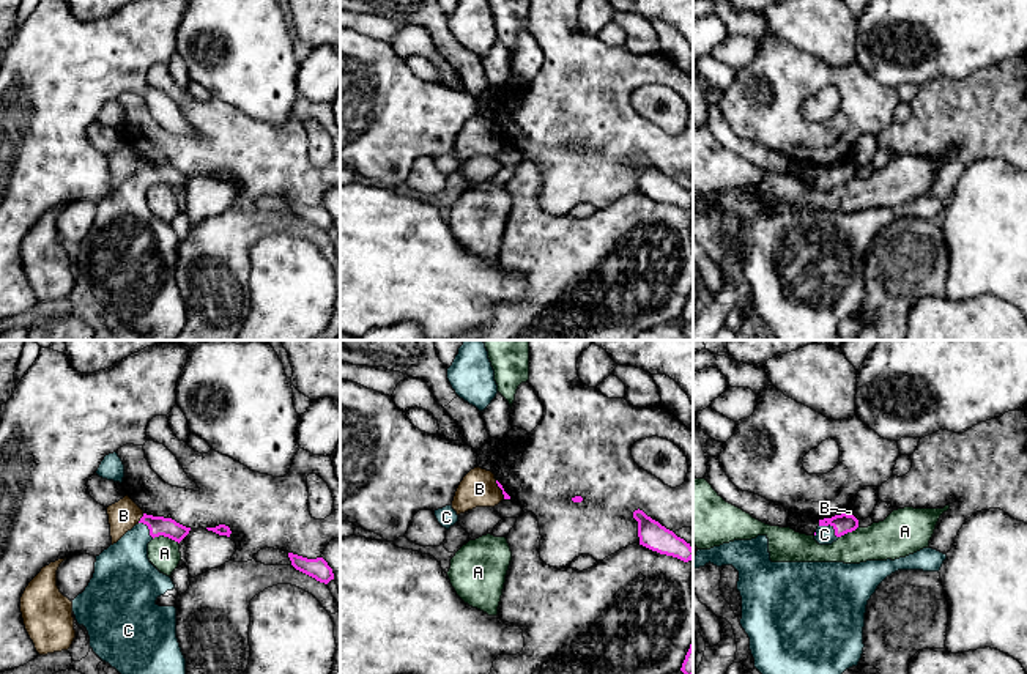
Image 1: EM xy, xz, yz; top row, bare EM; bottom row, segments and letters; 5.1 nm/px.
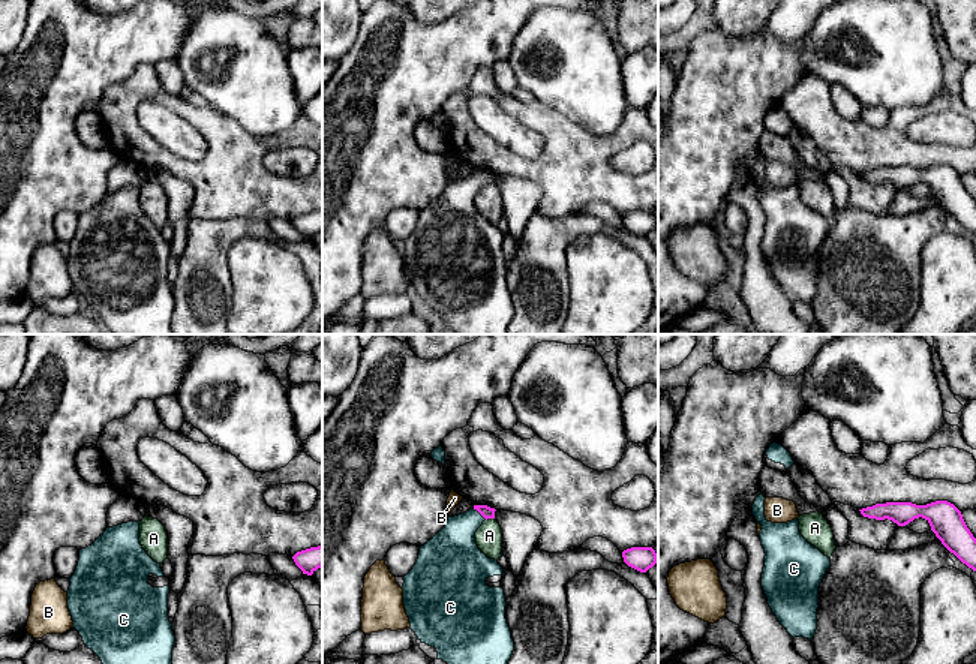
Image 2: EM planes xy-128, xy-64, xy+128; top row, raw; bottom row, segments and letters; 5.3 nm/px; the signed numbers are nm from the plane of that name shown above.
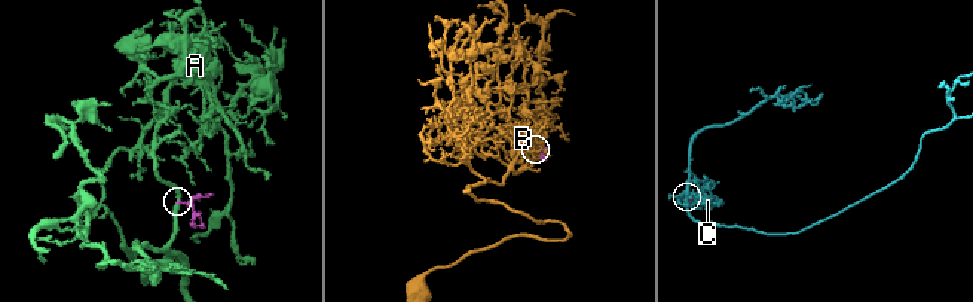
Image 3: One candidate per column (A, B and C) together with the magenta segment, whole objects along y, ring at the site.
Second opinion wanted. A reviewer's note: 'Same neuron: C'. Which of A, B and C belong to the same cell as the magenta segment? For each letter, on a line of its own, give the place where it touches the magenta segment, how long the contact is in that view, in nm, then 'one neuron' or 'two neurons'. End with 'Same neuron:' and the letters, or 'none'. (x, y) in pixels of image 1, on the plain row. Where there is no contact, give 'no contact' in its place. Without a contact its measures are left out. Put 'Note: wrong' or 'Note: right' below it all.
A: xy (166, 183) | 140 nm | two neurons
B: xy (140, 166) | 60 nm | two neurons
C: yz (834, 175) | 140 nm | one neuron
Same neuron: C
Note: right

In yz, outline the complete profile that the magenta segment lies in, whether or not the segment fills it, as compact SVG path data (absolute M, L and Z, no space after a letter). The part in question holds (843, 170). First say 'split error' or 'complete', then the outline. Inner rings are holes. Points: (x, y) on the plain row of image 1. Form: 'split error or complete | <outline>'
split error | M841 161L832 165L819 167L814 187L819 192L832 192L840 184L858 175L858 167L854 162Z

